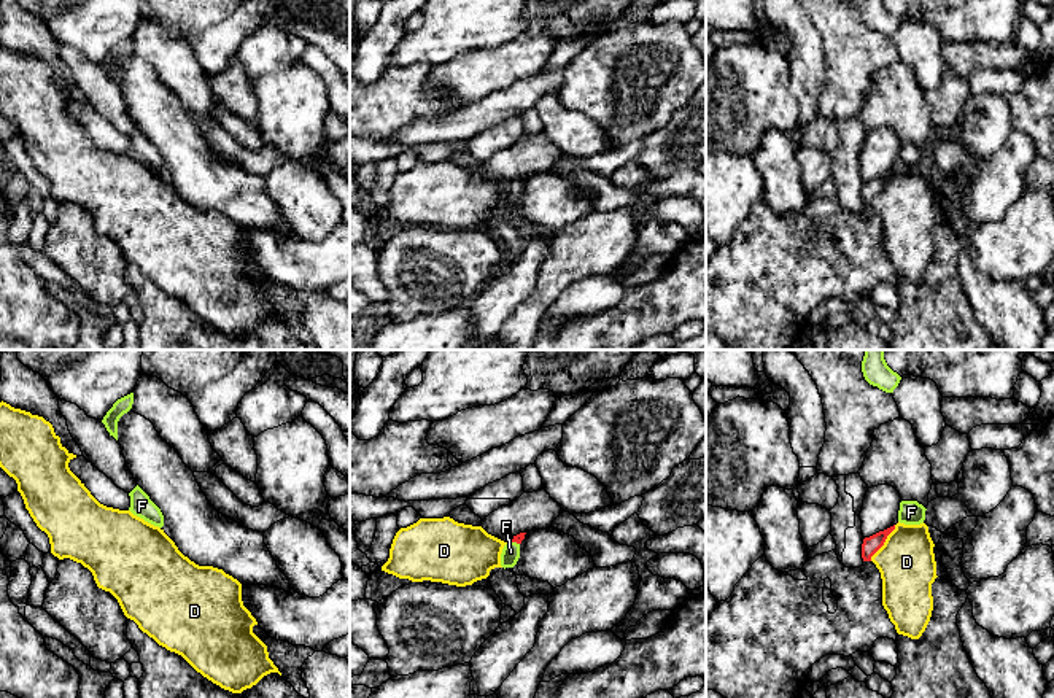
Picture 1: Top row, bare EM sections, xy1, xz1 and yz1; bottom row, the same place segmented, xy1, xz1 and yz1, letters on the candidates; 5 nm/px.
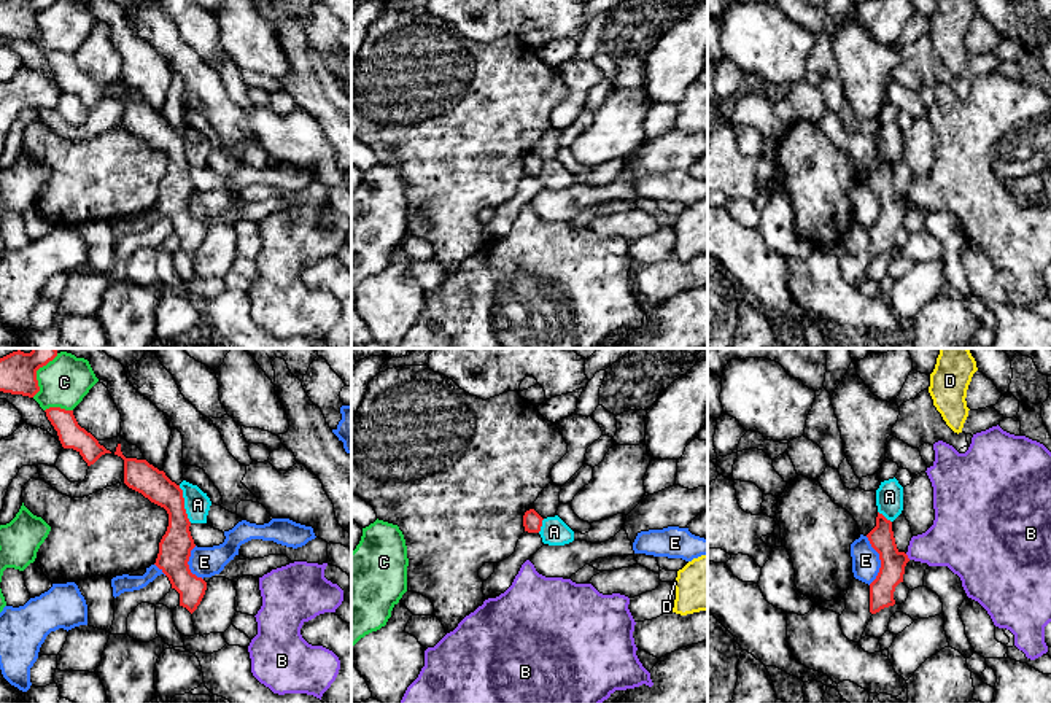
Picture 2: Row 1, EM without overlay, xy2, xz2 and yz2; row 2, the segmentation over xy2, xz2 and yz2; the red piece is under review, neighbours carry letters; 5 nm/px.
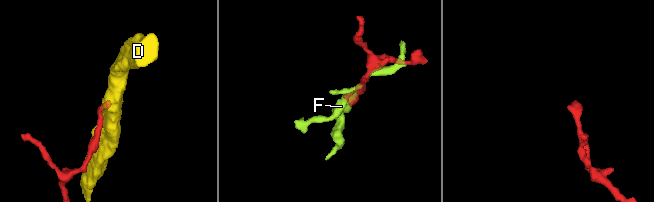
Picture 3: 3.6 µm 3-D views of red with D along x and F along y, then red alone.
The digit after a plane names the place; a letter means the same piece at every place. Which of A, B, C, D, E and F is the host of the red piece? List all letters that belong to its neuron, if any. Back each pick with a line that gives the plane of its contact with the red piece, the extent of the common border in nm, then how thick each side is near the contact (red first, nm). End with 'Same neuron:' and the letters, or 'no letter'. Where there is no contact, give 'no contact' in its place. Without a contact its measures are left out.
F: xz1 | 50 nm | 50/90 nm
Same neuron: F

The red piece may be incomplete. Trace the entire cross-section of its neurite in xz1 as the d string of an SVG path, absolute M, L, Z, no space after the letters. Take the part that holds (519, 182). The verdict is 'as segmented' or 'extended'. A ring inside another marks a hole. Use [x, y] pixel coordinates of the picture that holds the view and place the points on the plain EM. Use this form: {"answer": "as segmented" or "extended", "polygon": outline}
{"answer": "extended", "polygon": "M520 176L513 180L510 186L507 186L502 192L501 197L501 210L506 211L513 211L520 202L520 188L525 183L526 176Z"}

